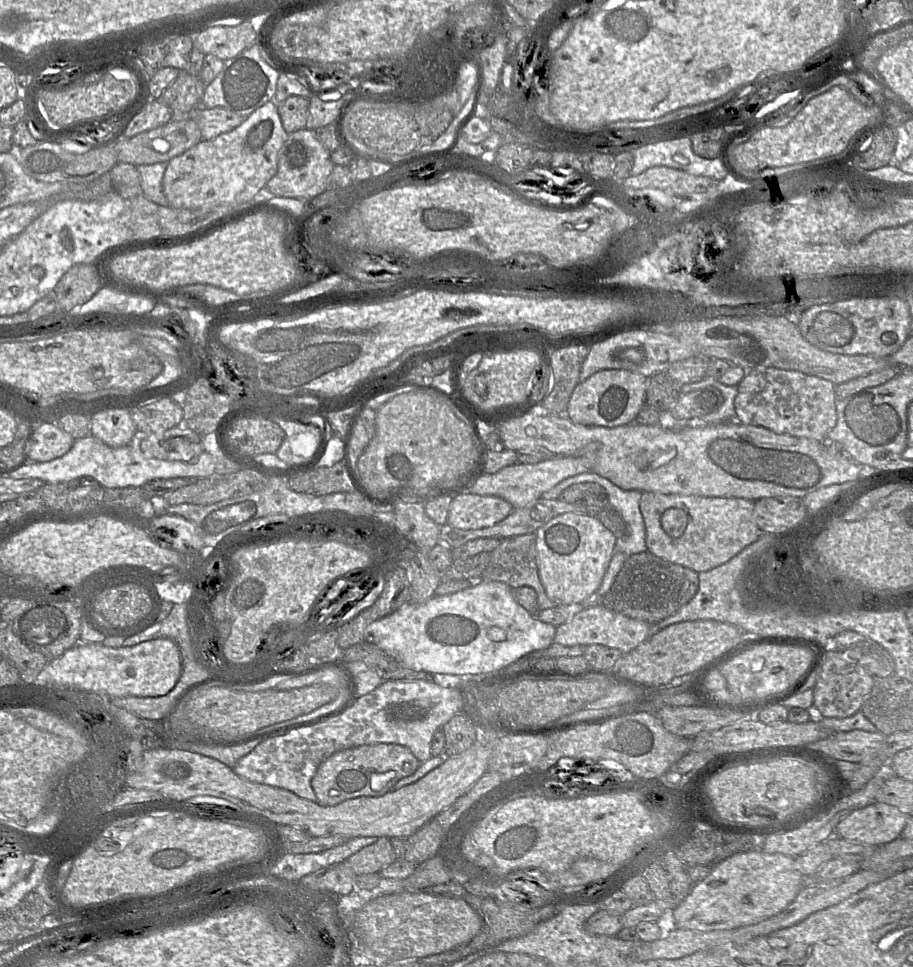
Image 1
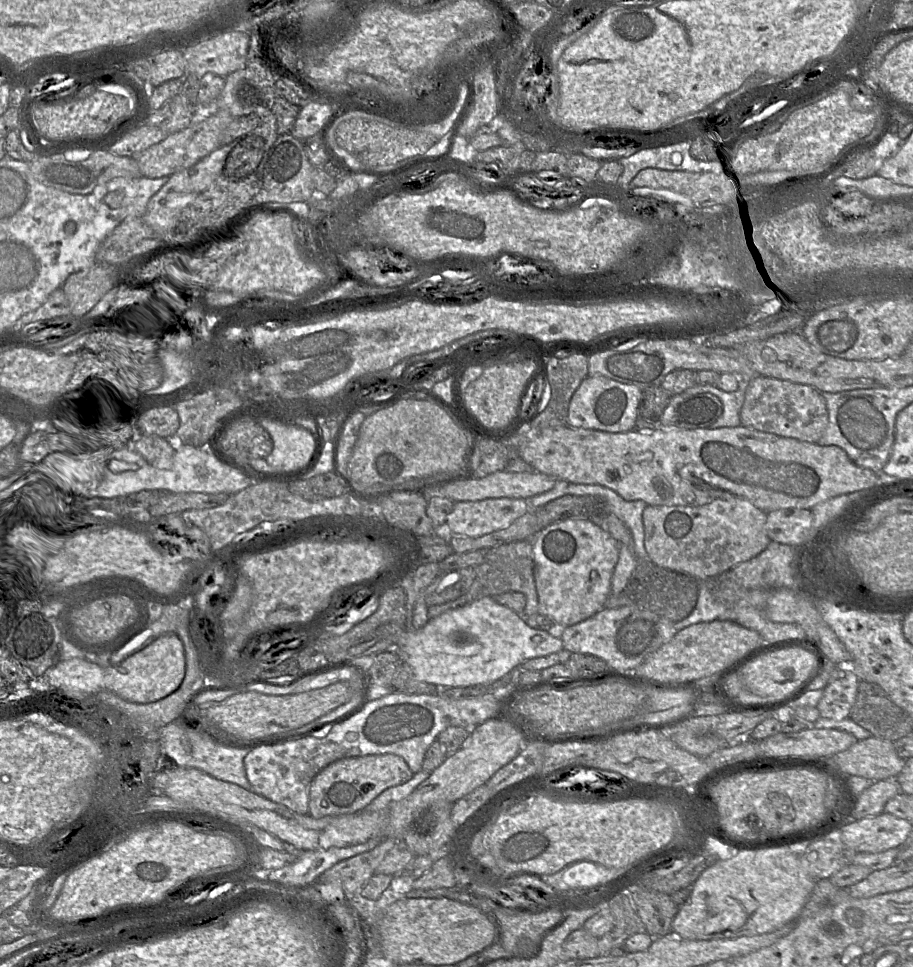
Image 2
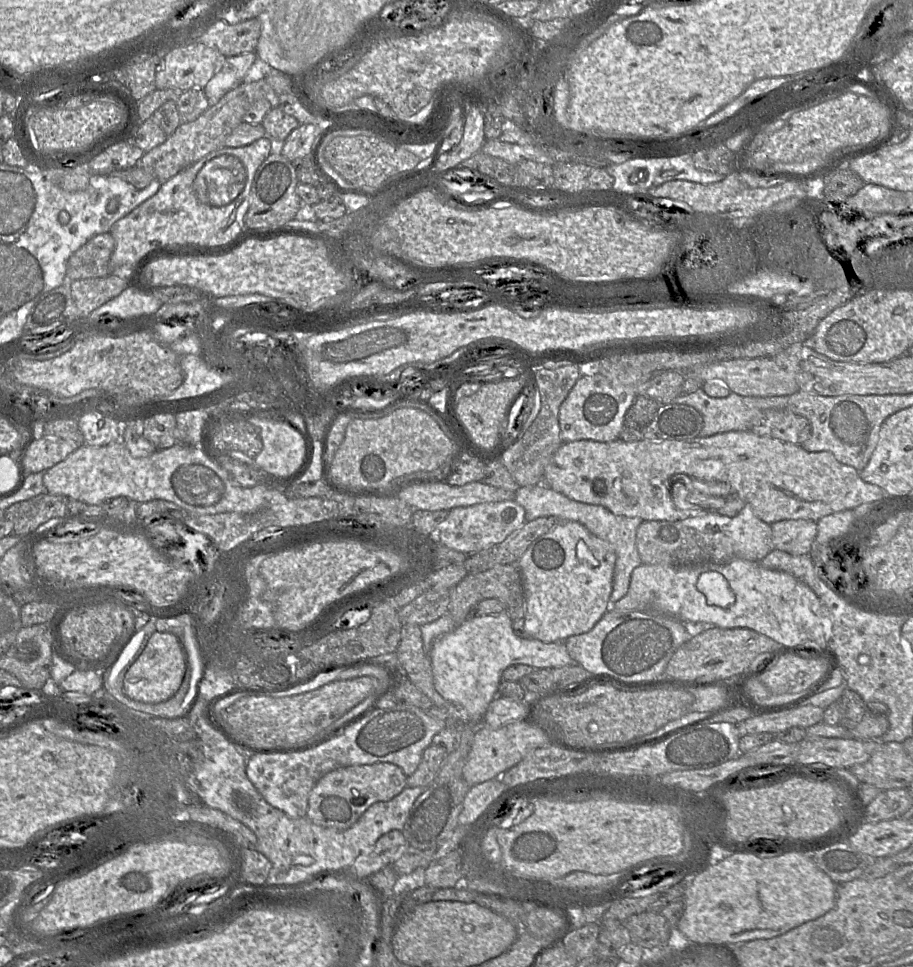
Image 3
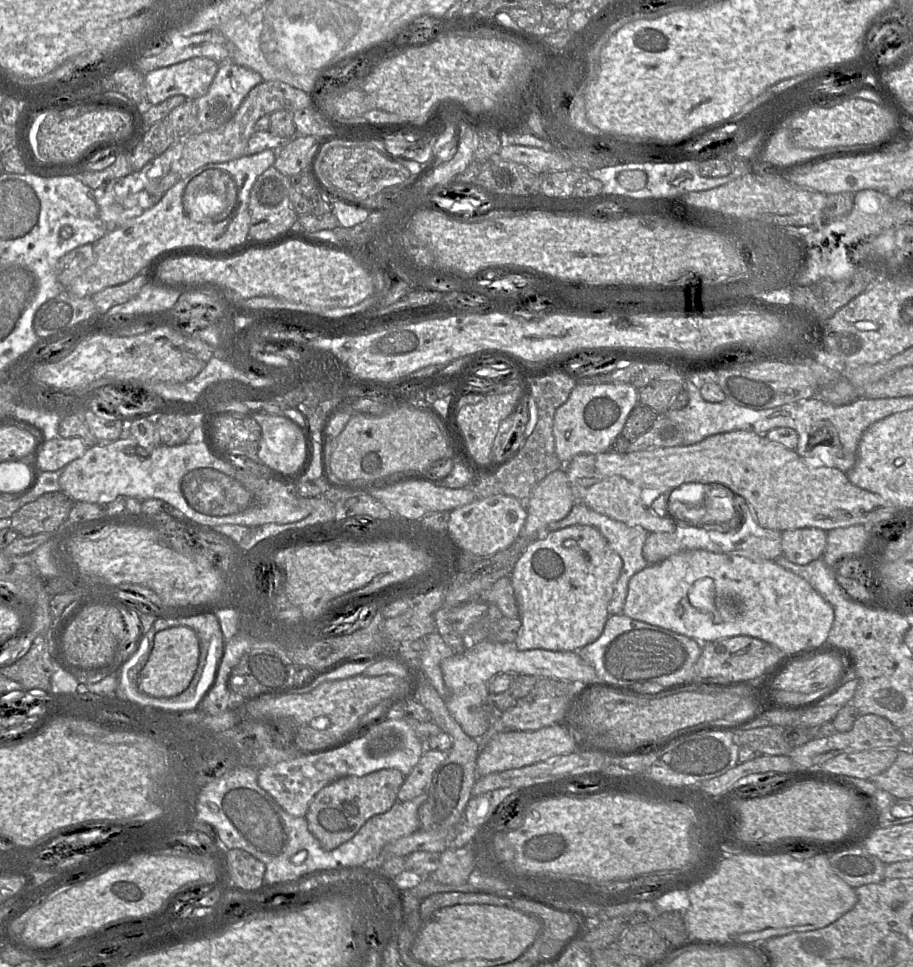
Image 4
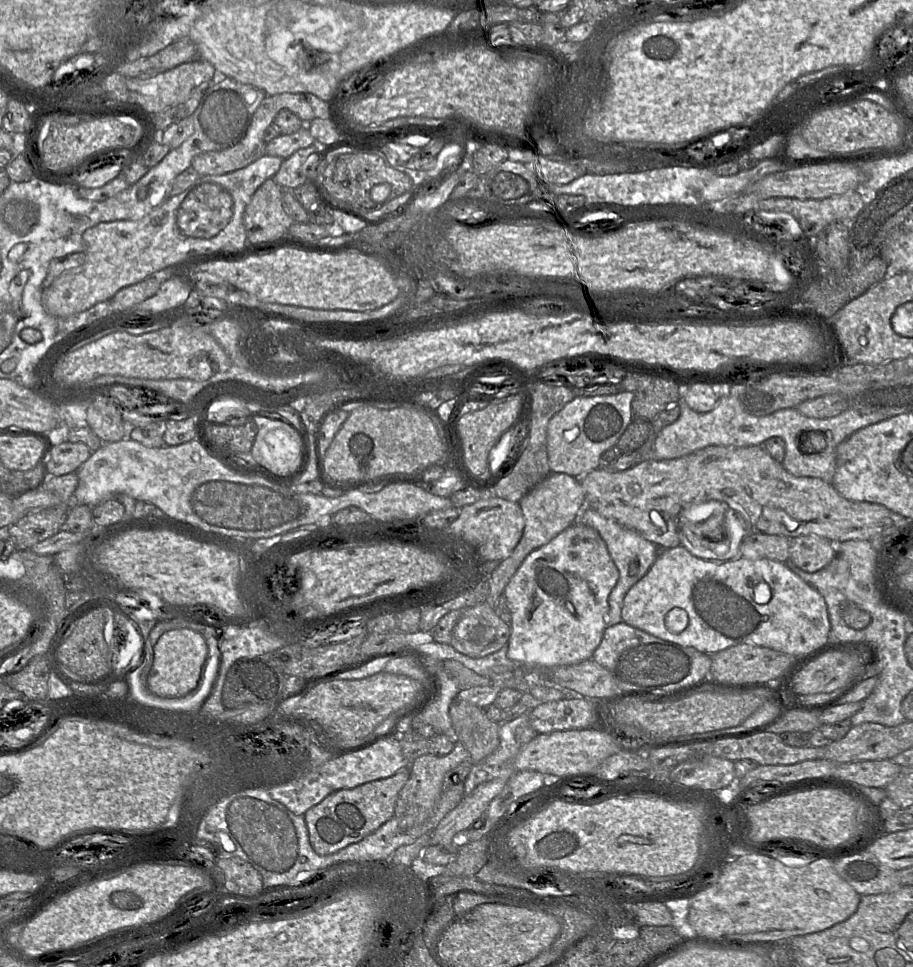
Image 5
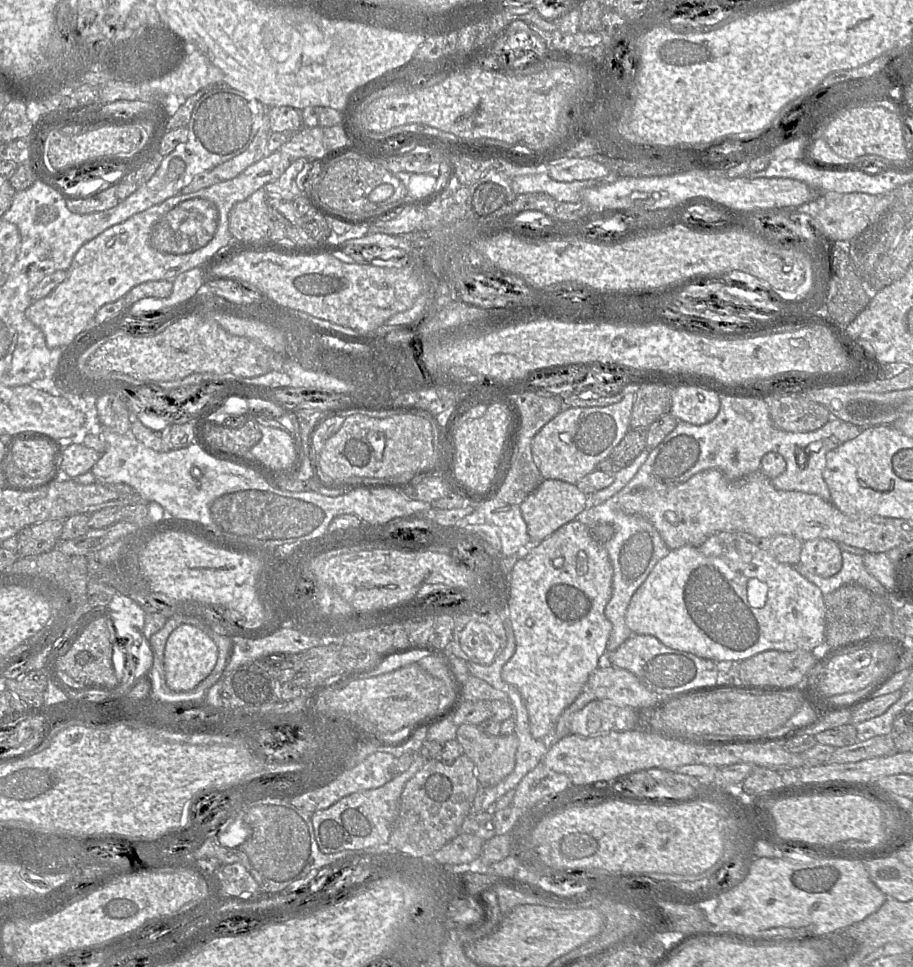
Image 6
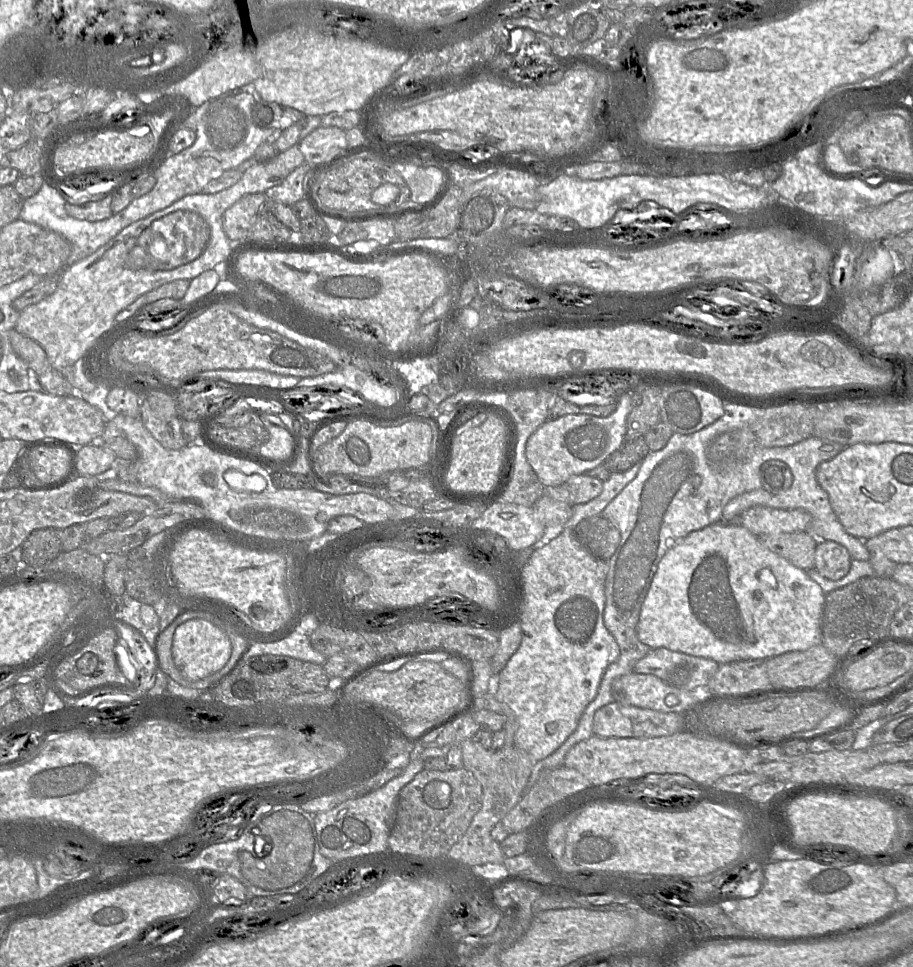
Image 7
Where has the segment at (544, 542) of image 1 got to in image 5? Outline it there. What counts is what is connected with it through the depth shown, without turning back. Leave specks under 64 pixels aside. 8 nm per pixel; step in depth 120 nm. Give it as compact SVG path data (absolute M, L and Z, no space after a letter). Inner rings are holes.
M575 522L527 555L504 589L511 611L507 656L528 668L553 668L591 659L607 628L609 595L619 579L605 541L594 528Z

